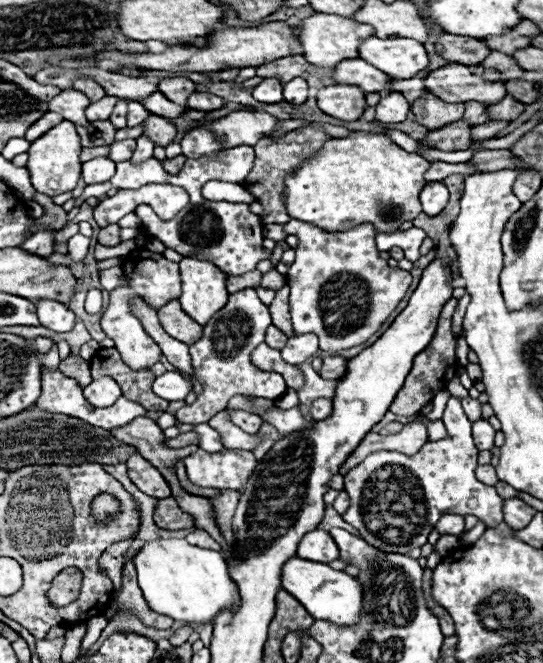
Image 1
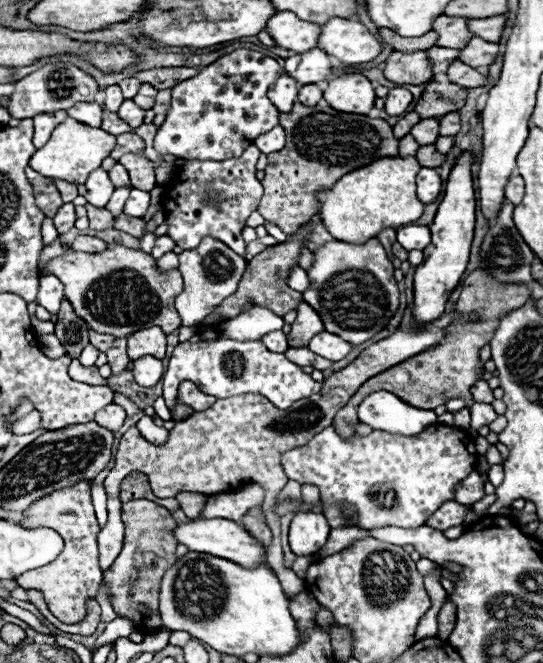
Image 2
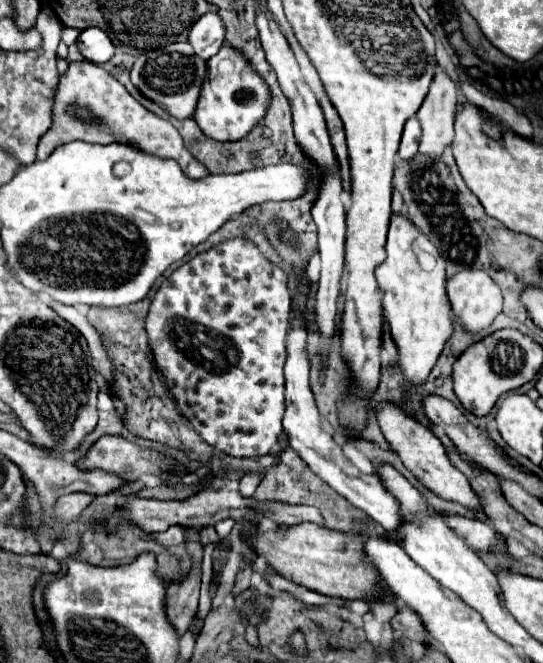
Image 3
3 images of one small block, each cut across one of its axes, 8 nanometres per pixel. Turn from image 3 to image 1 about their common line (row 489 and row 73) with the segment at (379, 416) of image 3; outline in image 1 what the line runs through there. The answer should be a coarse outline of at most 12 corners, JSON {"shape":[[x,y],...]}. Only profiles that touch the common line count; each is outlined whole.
{"shape":[[454,62],[428,72],[422,82],[444,102],[506,96],[504,80],[482,80]]}

